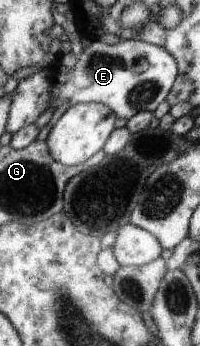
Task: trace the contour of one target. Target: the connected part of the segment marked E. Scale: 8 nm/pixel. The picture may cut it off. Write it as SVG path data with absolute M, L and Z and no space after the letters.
M93 38L91 44L82 50L81 56L76 58L75 70L56 74L56 82L54 82L54 88L50 92L50 104L48 106L54 107L56 110L64 104L70 108L74 106L75 102L102 103L104 106L108 106L117 118L128 120L140 111L154 112L170 94L170 89L177 76L176 58L166 48L134 39L121 39L118 44L108 45L97 38Z

